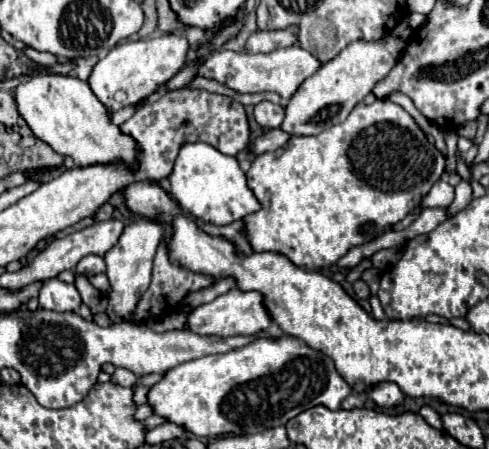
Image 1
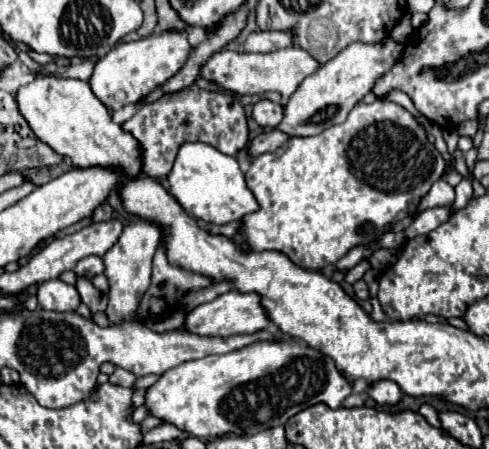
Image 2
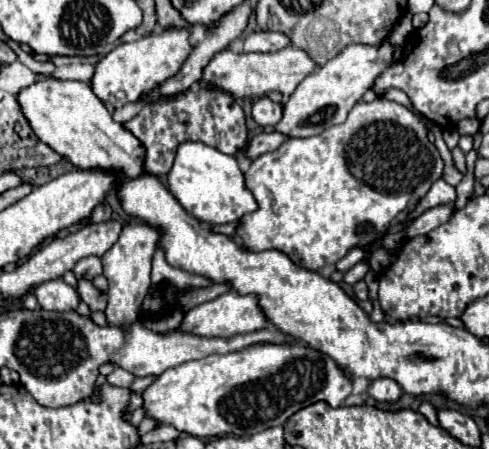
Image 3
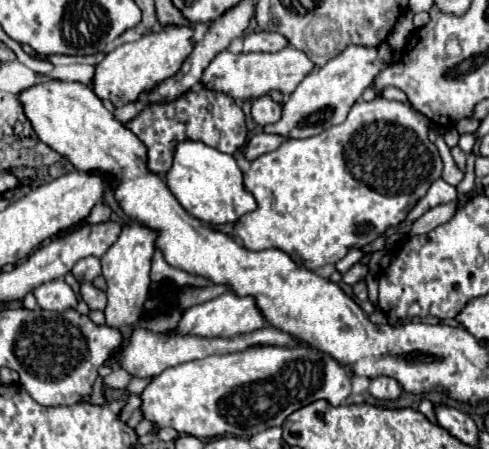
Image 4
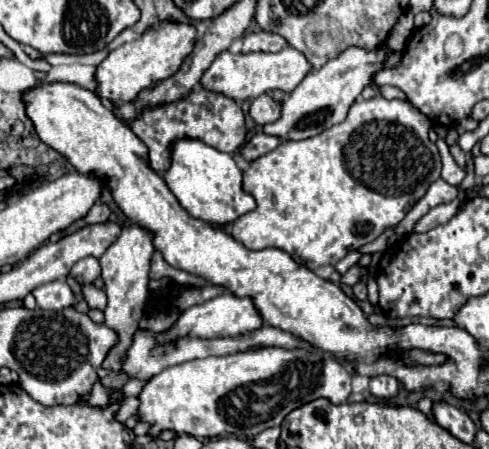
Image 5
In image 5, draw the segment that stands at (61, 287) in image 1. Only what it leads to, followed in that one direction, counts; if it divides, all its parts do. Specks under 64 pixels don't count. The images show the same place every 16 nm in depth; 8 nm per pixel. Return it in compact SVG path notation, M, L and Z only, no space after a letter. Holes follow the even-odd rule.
M52 280L32 290L38 308L42 310L64 310L68 306L74 306L76 296L70 290L70 286L64 280Z

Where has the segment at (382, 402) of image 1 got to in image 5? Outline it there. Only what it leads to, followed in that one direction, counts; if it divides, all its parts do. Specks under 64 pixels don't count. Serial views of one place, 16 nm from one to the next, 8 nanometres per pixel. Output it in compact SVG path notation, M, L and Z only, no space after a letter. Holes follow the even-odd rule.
M372 376L370 378L370 392L378 396L380 400L388 400L396 396L398 392L398 382L394 376Z

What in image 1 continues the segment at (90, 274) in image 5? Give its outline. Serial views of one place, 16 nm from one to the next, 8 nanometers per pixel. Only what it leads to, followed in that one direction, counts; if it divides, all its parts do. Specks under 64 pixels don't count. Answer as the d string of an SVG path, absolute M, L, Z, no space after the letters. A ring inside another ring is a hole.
M92 254L92 256L82 258L74 270L76 270L76 274L82 274L82 276L94 276L94 274L104 272L106 266L104 266L104 260L100 256Z

